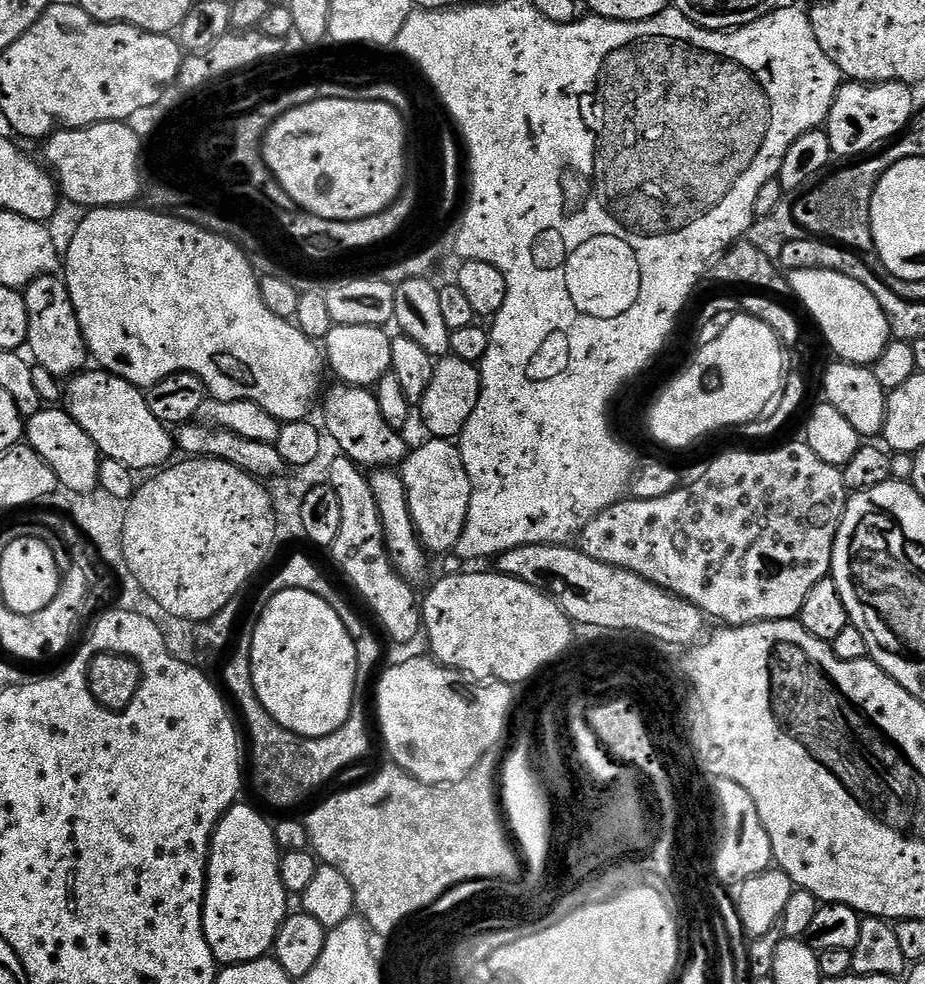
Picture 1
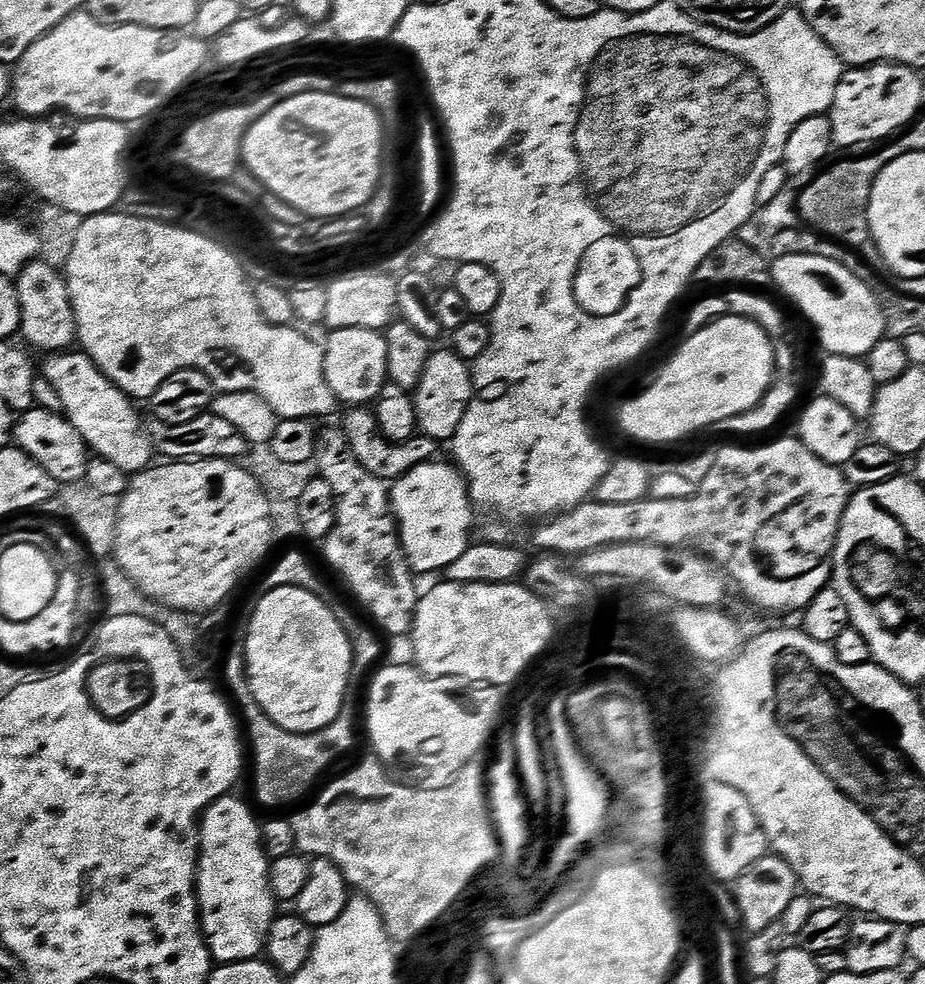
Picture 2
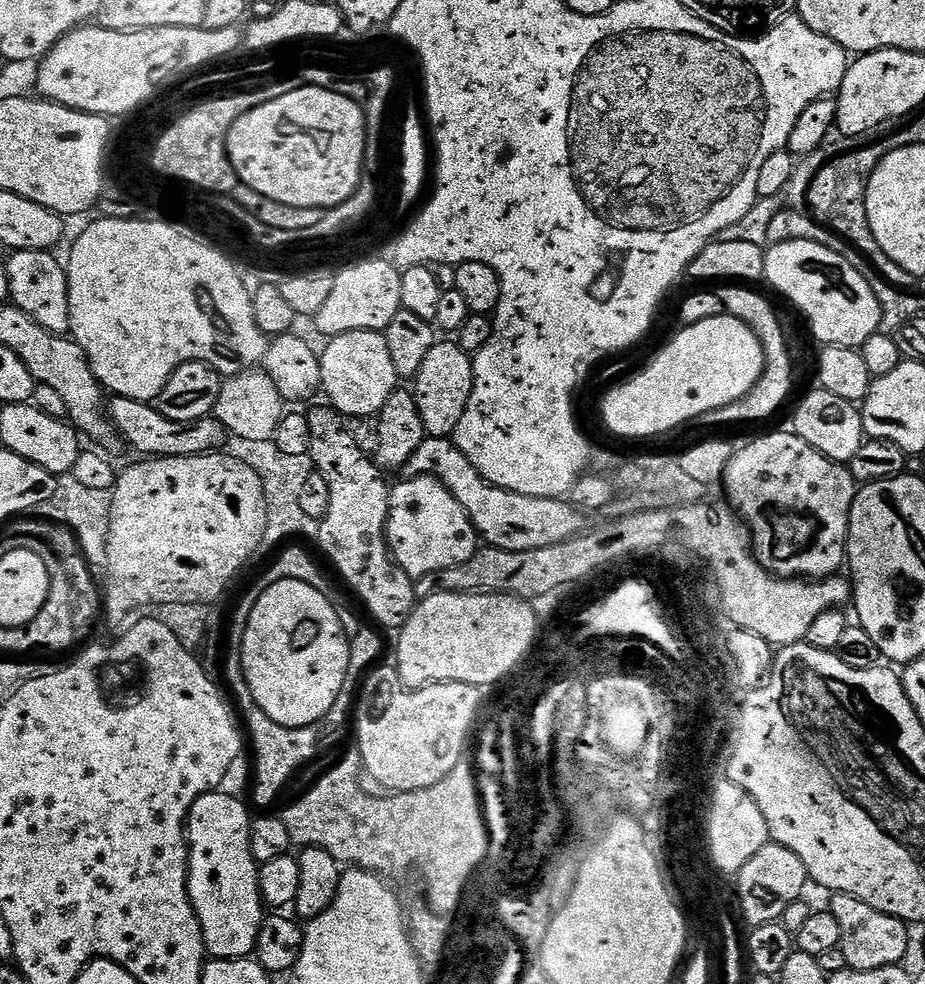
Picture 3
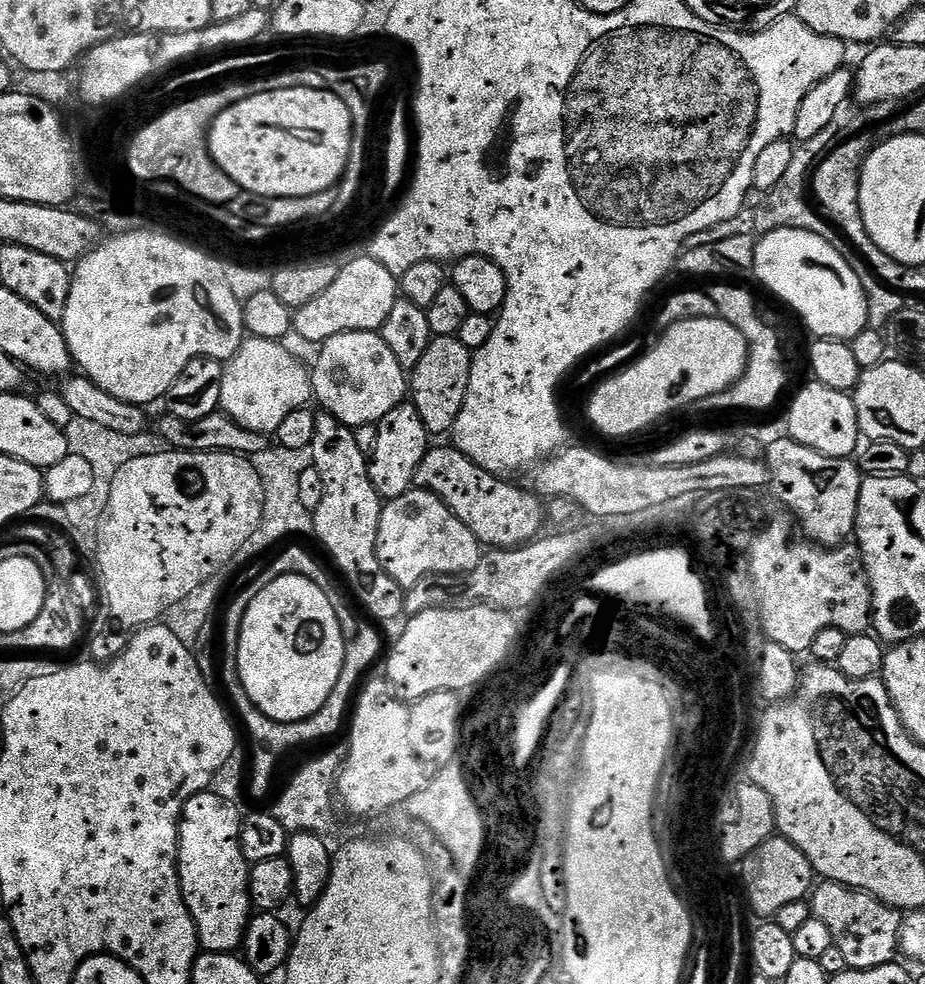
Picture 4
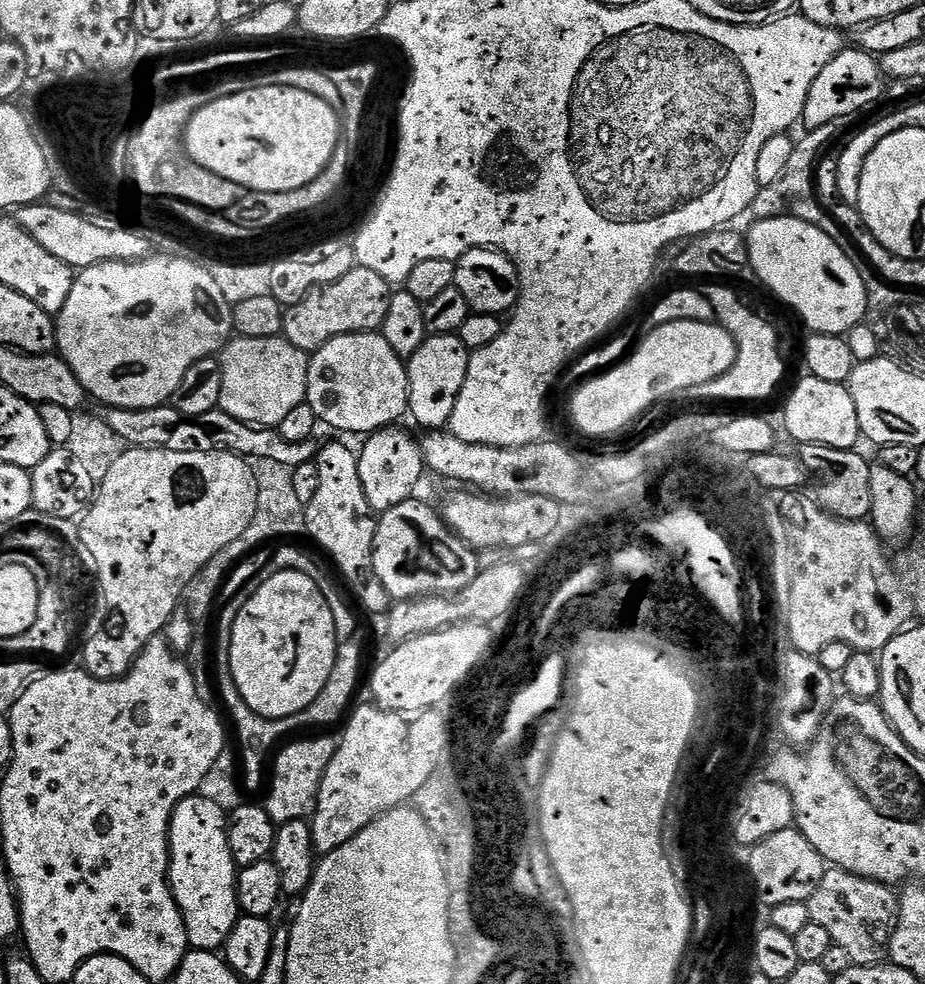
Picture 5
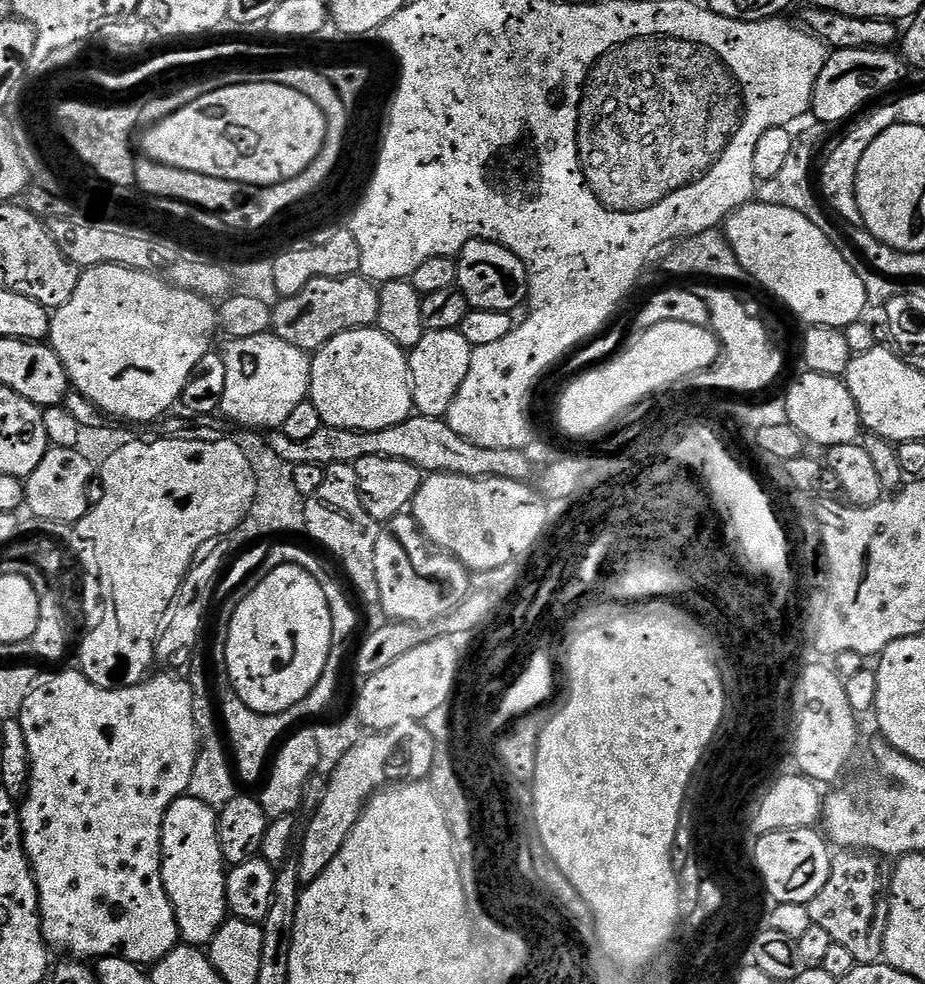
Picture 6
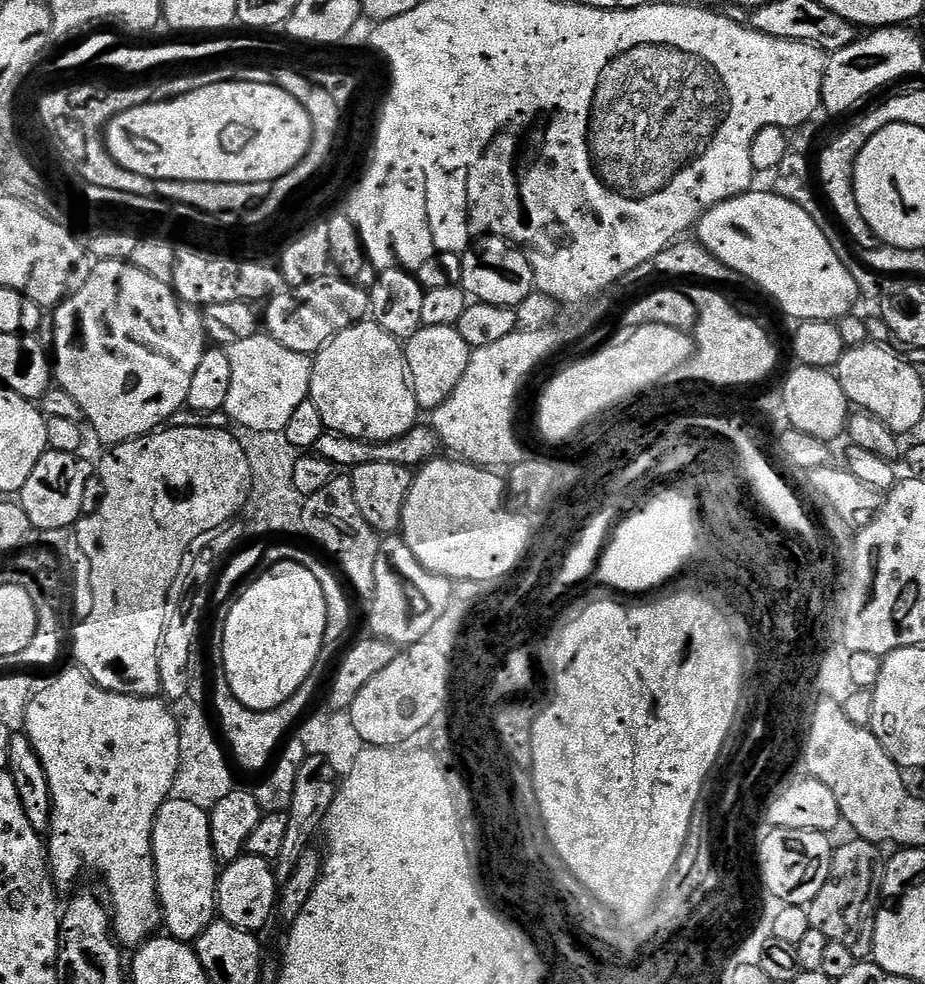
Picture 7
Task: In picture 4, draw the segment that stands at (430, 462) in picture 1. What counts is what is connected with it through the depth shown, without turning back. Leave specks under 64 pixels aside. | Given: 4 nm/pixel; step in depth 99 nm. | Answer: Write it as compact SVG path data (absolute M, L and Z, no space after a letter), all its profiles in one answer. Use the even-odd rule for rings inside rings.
M414 486L406 494L387 501L381 507L376 553L384 572L390 574L390 578L394 578L394 582L398 582L401 588L411 590L419 580L424 580L427 576L456 576L459 572L473 572L480 561L482 545L474 533L446 507L443 500L425 488Z

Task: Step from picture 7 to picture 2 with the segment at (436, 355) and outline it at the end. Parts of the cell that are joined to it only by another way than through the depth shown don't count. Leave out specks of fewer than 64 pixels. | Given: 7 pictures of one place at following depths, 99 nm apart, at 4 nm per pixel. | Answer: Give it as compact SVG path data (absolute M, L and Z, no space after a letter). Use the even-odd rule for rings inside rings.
M451 350L433 351L426 362L426 370L420 379L420 385L414 389L417 429L434 441L451 441L462 422L462 414L466 414L470 406L473 395L472 374L465 360L458 358Z

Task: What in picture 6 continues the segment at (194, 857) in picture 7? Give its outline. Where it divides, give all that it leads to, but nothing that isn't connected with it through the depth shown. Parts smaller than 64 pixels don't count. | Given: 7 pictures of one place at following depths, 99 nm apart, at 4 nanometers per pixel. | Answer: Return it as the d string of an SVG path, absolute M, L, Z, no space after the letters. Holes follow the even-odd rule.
M189 794L177 798L164 815L160 839L160 869L164 889L172 903L180 939L188 946L206 946L229 919L226 882L228 872L218 842L217 809Z

